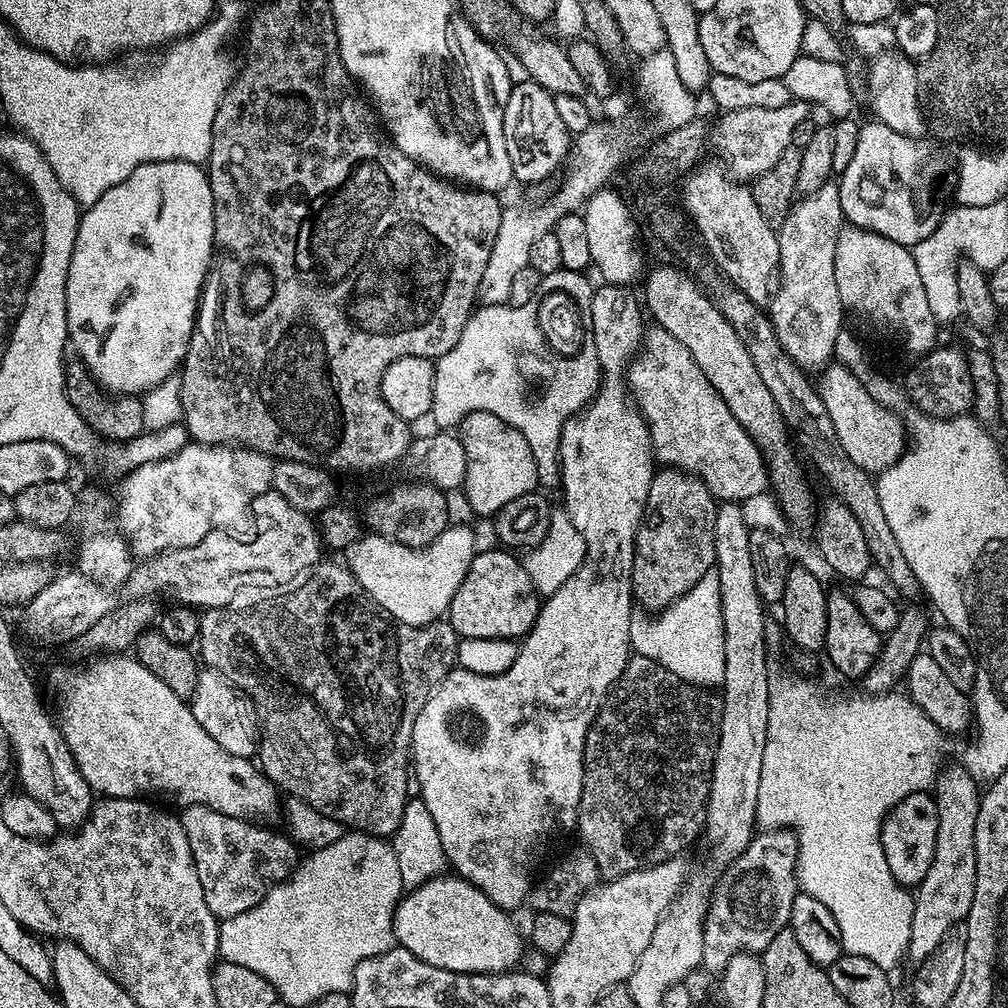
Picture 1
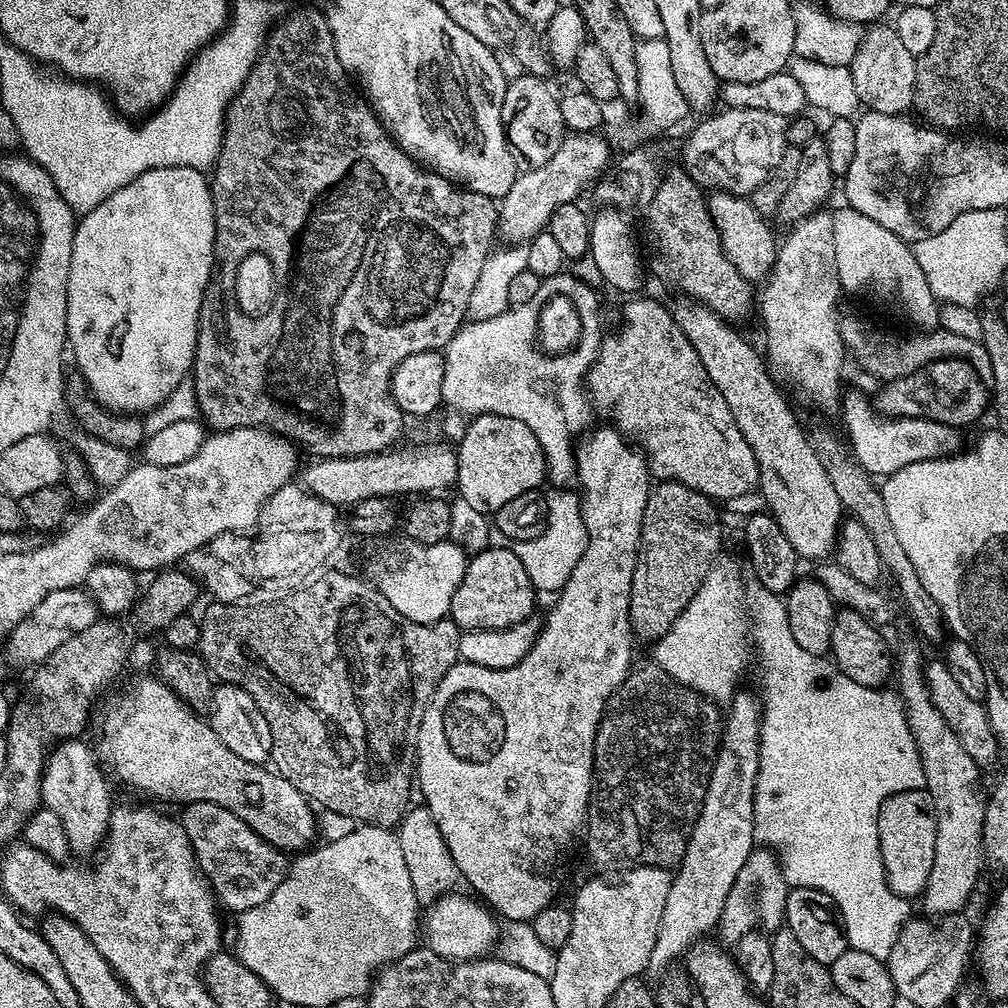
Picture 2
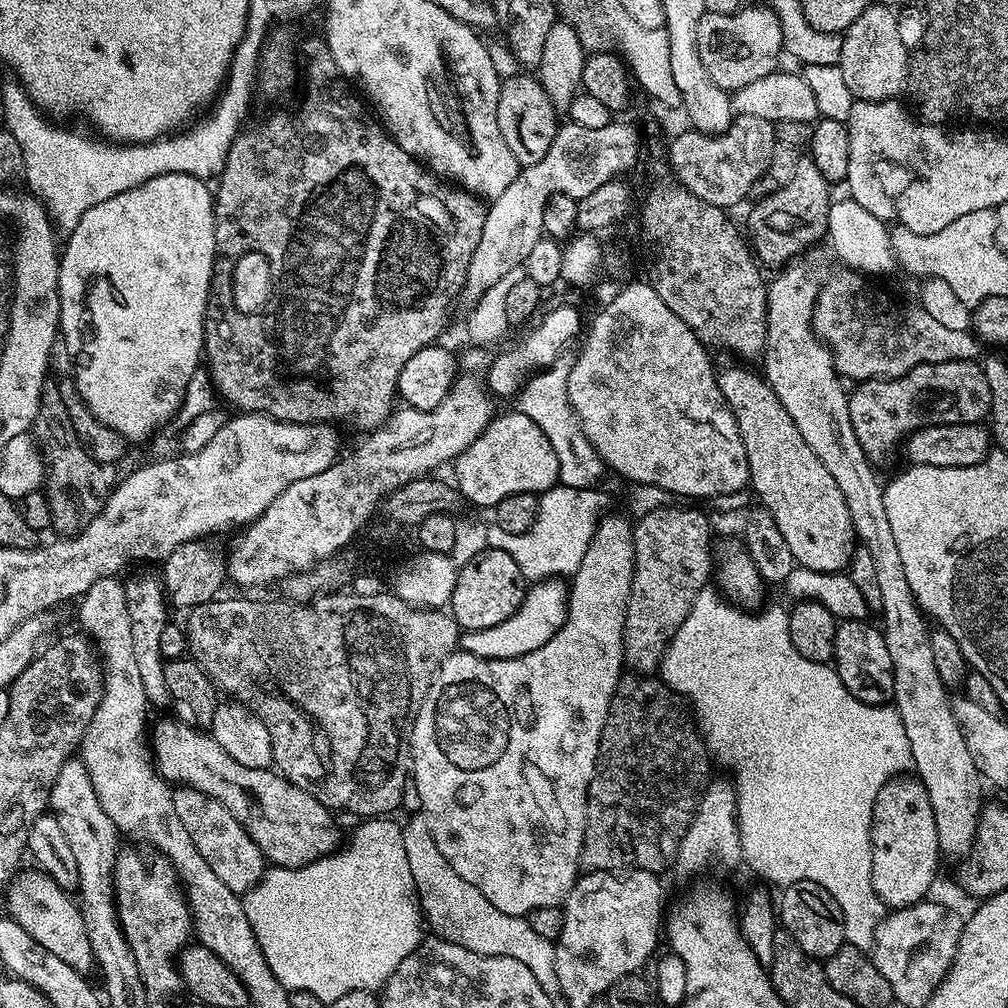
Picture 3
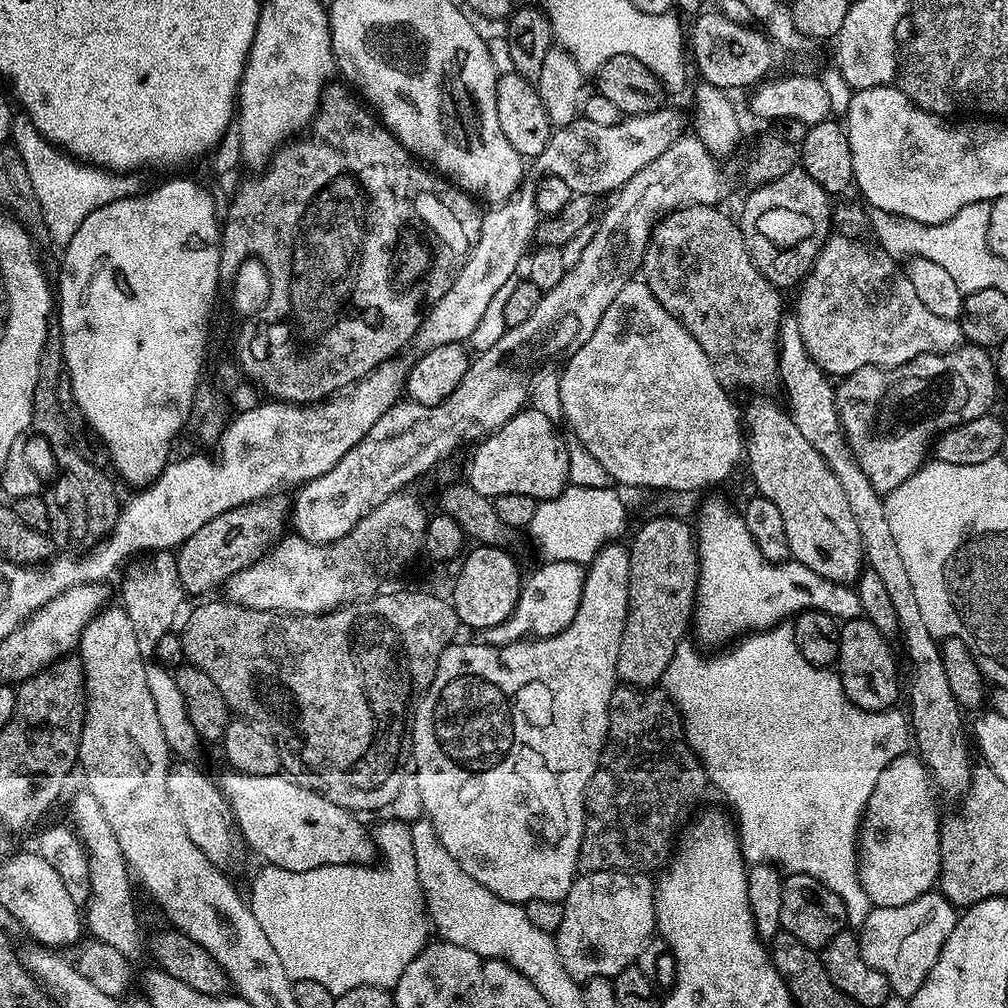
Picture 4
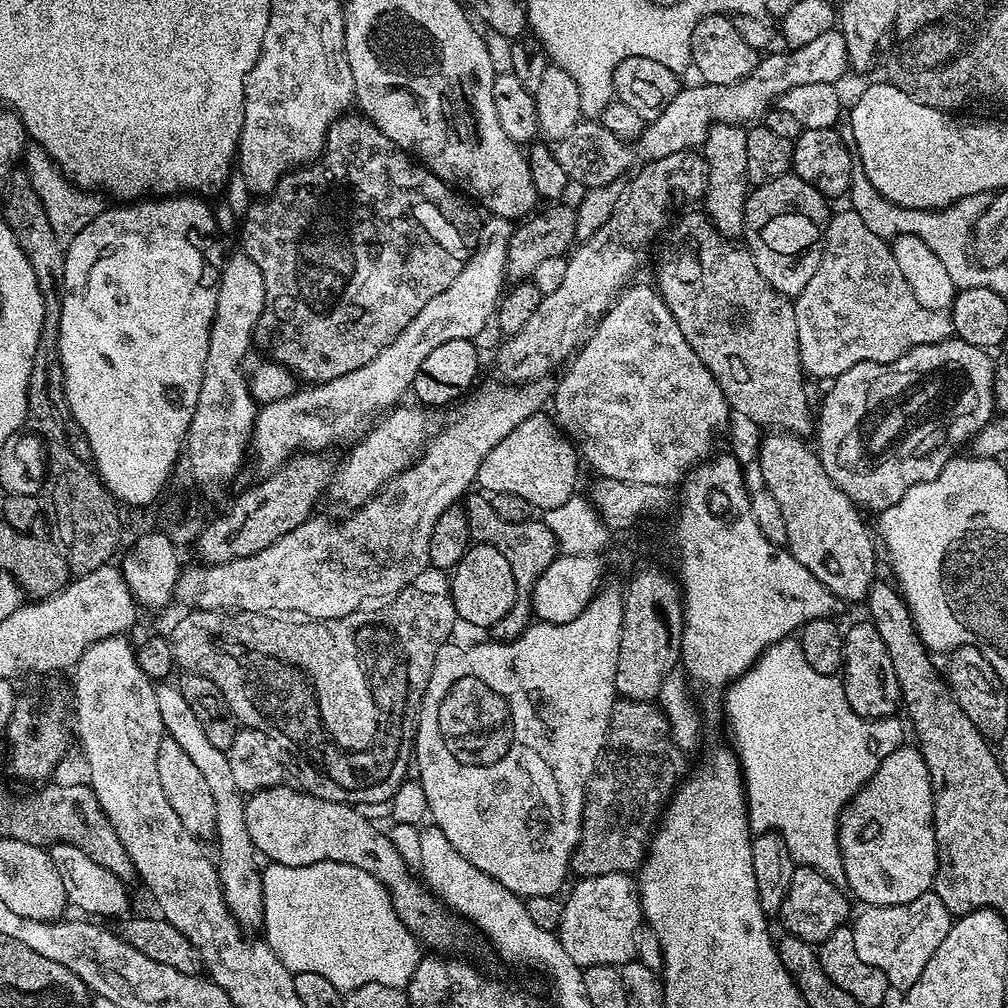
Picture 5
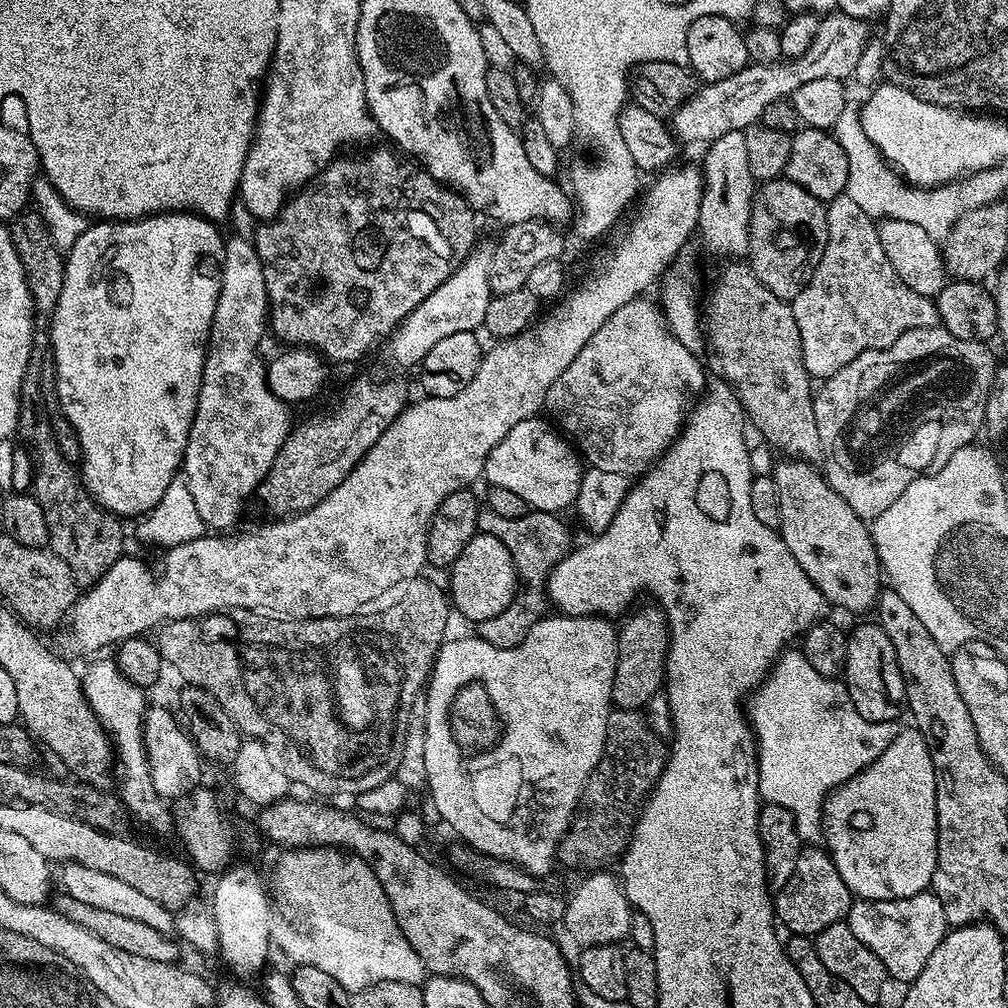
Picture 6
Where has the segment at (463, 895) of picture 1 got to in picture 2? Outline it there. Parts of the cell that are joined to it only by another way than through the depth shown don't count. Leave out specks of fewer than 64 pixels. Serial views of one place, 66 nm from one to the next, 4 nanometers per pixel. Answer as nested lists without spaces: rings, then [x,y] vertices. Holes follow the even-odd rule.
[[[449,894],[433,899],[425,912],[423,909],[422,940],[430,951],[447,960],[479,960],[495,949],[498,920],[479,899],[460,895]]]

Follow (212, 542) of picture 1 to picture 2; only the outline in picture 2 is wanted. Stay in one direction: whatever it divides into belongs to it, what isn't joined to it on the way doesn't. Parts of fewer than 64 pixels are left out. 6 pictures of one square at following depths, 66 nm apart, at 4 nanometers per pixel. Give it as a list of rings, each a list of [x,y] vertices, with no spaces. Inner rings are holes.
[[[289,482],[283,484],[264,504],[264,509],[254,525],[256,536],[248,536],[252,534],[244,532],[223,532],[198,550],[189,552],[182,564],[188,575],[199,581],[203,591],[205,588],[212,595],[213,601],[239,604],[253,598],[279,598],[304,587],[327,565],[324,563],[331,558],[332,551],[340,544],[340,528],[342,532],[342,516],[336,505],[328,504],[297,483]]]

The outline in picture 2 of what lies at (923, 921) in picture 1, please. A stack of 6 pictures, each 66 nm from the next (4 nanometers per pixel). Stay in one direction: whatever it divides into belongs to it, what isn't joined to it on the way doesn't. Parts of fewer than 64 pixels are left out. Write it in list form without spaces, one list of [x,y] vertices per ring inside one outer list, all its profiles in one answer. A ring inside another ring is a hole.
[[[908,640],[900,648],[900,653],[895,653],[894,656],[894,680],[900,683],[900,696],[902,707],[906,718],[908,719],[908,726],[913,742],[916,743],[916,749],[920,755],[920,765],[924,771],[924,788],[929,800],[932,801],[932,809],[936,815],[936,837],[934,838],[934,866],[930,866],[930,878],[926,882],[924,891],[922,893],[922,901],[924,900],[924,908],[929,912],[927,915],[932,918],[943,918],[952,913],[959,913],[964,907],[963,904],[967,902],[972,896],[972,891],[976,888],[976,879],[980,876],[980,864],[982,868],[982,861],[984,860],[984,839],[982,838],[982,830],[984,829],[984,805],[986,803],[986,792],[980,789],[980,772],[982,772],[981,765],[974,762],[974,758],[970,758],[970,754],[966,754],[966,750],[962,750],[962,742],[958,742],[958,738],[954,738],[954,730],[950,730],[950,726],[946,726],[946,718],[942,718],[942,714],[938,714],[938,710],[934,706],[934,702],[928,693],[928,683],[924,680],[924,665],[926,663],[925,657],[920,657],[920,648],[914,641]]]

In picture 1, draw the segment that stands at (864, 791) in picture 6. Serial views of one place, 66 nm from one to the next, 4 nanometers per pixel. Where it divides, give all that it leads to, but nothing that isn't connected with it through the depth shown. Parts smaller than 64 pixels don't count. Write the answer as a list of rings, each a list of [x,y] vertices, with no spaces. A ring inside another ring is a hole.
[[[915,792],[902,798],[885,816],[880,841],[886,854],[886,866],[890,866],[890,874],[894,874],[897,882],[905,886],[920,885],[922,878],[926,878],[926,870],[930,870],[930,862],[934,862],[934,846],[938,842],[935,799],[928,792]]]

